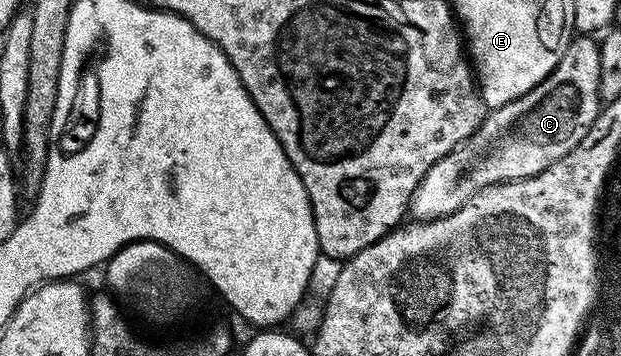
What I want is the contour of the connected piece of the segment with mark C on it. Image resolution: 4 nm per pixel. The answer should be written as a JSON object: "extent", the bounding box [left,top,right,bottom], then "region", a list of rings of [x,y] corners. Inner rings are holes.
{"extent":[408,36,603,222],"region":[[[589,36],[574,37],[557,67],[542,82],[535,84],[531,92],[511,100],[511,104],[489,110],[476,132],[447,152],[447,156],[423,176],[409,201],[408,217],[418,222],[446,218],[463,208],[463,204],[483,188],[530,178],[551,168],[555,160],[563,160],[563,156],[587,136],[603,109],[599,96],[601,47],[592,41],[594,39]]]}

